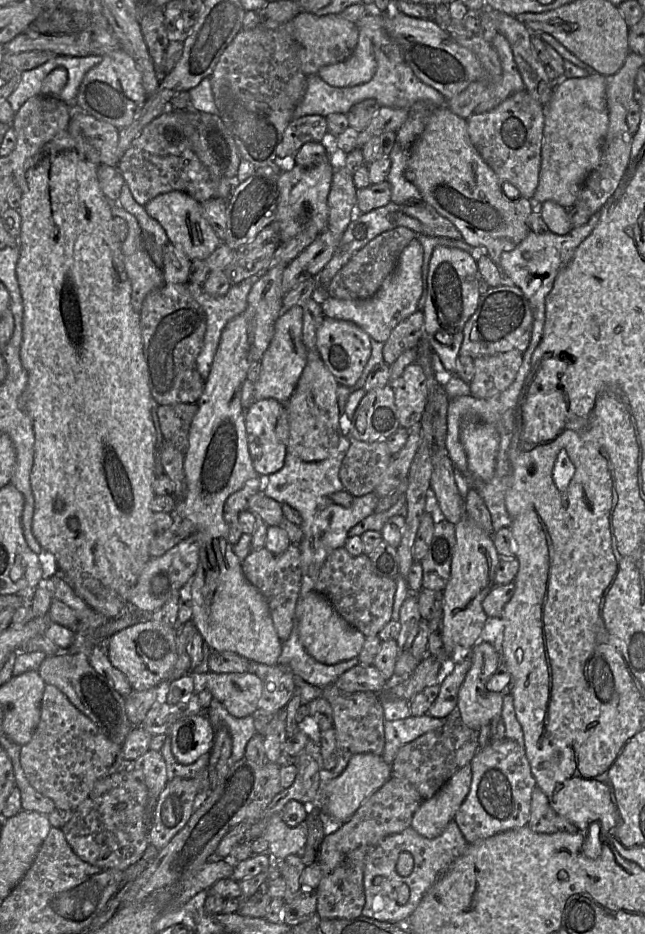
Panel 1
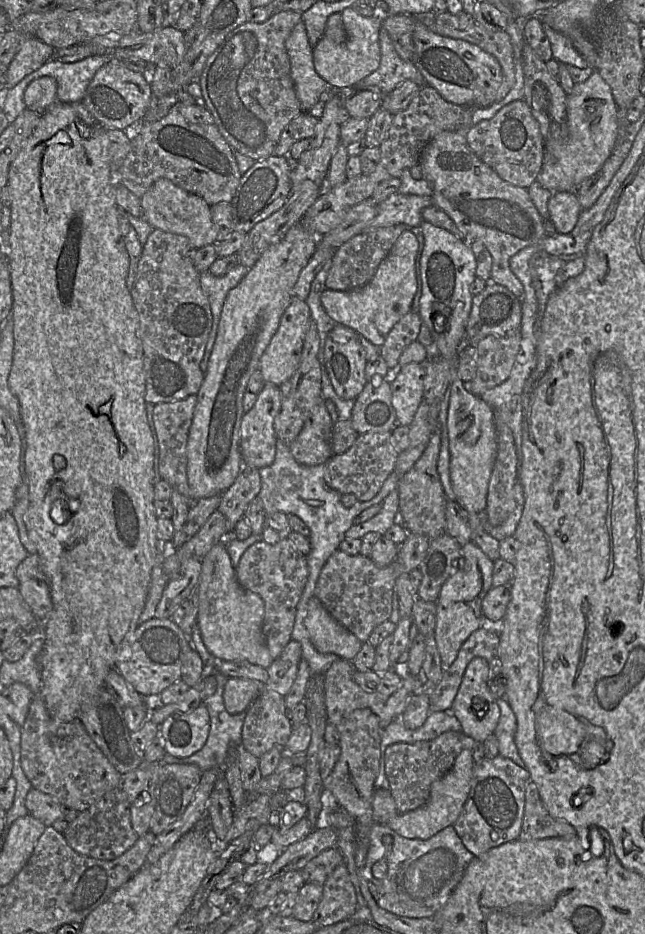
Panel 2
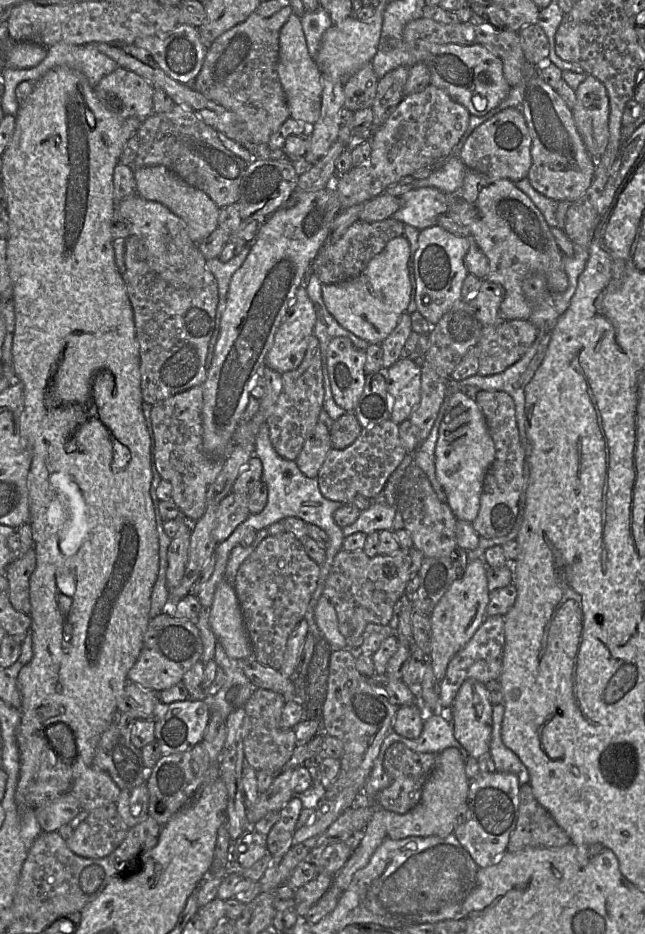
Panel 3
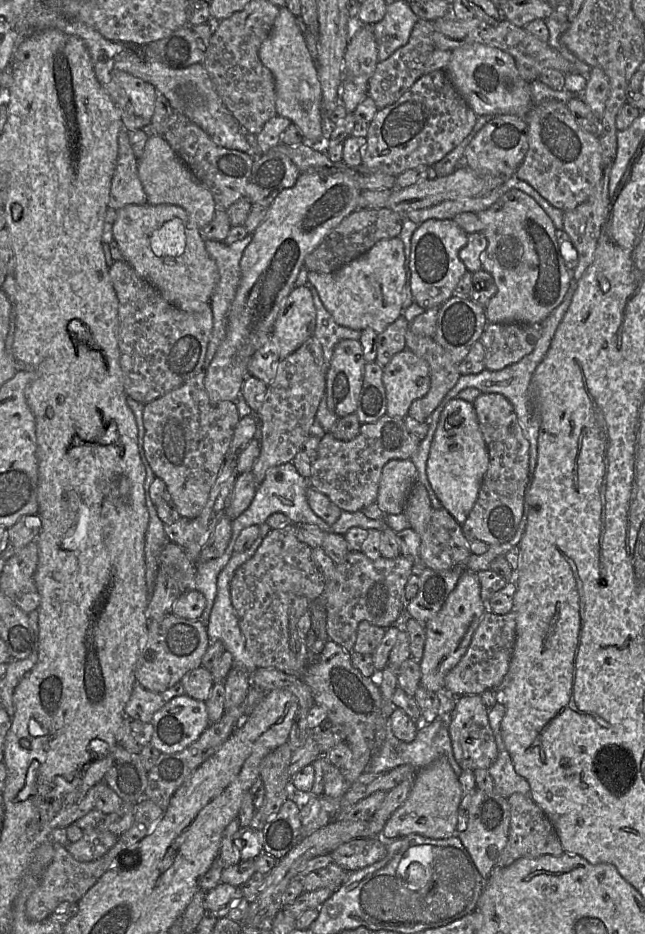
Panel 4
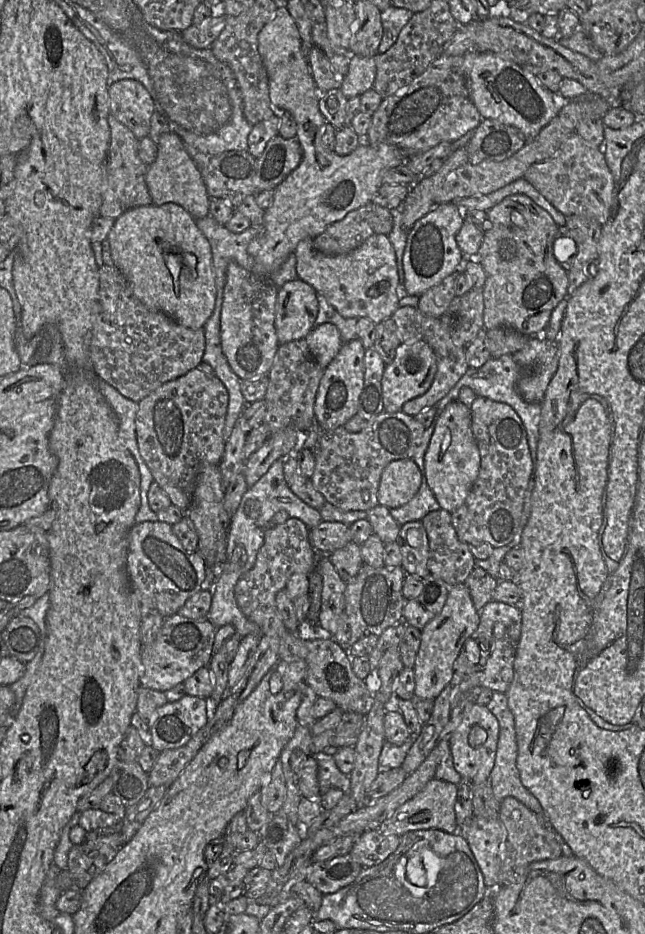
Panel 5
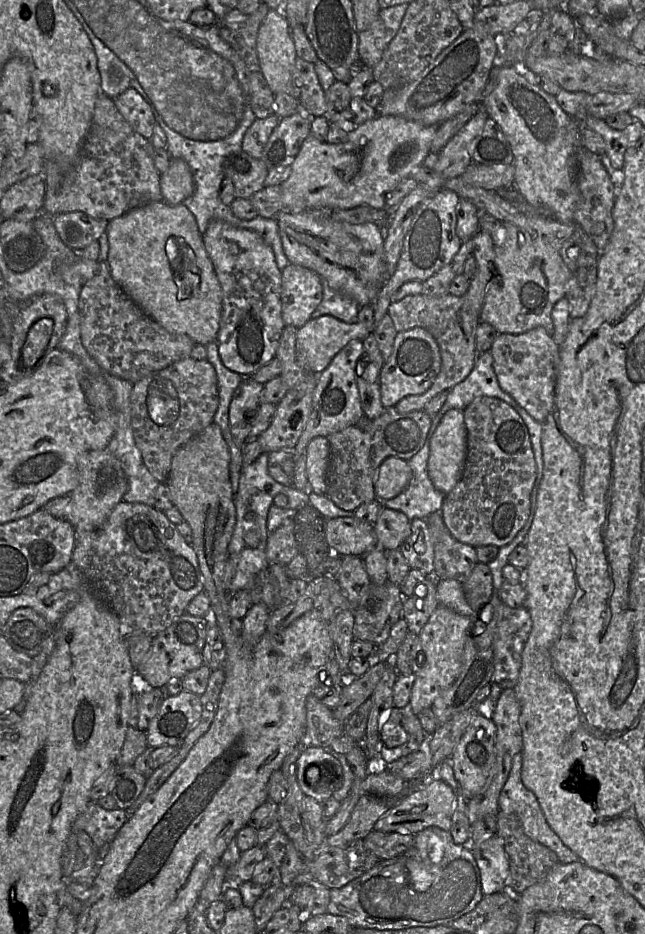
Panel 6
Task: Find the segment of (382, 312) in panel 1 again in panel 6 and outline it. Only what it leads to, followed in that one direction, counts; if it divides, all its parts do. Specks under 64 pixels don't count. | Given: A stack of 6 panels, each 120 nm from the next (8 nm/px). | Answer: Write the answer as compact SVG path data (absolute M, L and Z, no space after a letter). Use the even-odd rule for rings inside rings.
M278 212L275 219L284 254L289 263L316 272L332 289L353 298L359 306L372 304L390 278L384 256L384 232L372 222L351 224L332 220L328 212Z

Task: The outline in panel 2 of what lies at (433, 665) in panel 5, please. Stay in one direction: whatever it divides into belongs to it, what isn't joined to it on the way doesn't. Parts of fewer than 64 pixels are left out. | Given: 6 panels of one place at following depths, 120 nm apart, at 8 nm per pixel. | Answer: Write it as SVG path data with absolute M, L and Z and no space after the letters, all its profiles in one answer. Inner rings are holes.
M472 541L464 544L458 571L443 584L436 601L436 624L434 637L441 658L443 670L456 659L465 640L478 628L482 617L482 600L492 587L494 562Z

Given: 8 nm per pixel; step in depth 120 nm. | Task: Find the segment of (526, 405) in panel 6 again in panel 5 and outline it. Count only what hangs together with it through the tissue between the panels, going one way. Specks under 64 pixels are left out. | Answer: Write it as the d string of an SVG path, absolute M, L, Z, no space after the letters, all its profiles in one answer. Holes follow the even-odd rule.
M542 335L528 336L525 345L512 354L514 361L522 370L516 388L521 397L529 403L542 403L547 387L557 369L558 341L551 341Z

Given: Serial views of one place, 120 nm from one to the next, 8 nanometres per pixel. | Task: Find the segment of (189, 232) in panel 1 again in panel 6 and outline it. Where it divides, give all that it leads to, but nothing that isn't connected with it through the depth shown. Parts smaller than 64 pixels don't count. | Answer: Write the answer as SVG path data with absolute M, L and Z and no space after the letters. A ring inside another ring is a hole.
M171 158L167 170L160 175L162 200L181 204L194 192L194 179L190 166L181 158Z

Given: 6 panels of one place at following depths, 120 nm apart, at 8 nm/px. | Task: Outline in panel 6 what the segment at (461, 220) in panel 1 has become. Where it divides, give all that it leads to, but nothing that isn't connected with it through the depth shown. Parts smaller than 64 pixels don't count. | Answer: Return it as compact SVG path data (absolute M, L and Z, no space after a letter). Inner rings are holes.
M517 214L511 222L503 222L506 229L504 242L495 246L493 272L488 284L480 321L492 325L498 333L521 334L537 327L543 327L548 334L552 334L554 325L552 309L556 302L567 293L567 282L572 272L561 255L563 241L570 237L575 230L574 223L562 223L555 218L542 214Z

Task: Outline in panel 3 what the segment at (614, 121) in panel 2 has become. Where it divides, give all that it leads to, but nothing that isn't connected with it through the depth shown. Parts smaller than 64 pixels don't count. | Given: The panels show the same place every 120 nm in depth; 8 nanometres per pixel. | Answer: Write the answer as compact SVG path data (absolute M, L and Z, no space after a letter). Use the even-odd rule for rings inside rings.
M588 74L578 86L572 115L590 156L597 160L609 142L609 97L605 85Z

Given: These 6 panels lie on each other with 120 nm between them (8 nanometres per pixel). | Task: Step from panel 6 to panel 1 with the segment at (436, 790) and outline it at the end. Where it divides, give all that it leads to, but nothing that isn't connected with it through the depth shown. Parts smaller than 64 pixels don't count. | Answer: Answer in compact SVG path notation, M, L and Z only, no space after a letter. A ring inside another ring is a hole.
M471 765L458 770L430 799L423 800L414 813L411 828L434 839L440 836L467 797L472 779Z

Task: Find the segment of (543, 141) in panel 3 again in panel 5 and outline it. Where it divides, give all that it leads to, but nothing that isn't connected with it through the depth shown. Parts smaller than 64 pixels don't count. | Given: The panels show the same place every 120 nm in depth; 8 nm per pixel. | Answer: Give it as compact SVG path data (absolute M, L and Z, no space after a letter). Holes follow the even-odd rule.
M577 132L564 141L552 157L532 164L523 178L564 216L583 216L604 225L615 213L617 183L607 165L603 149L591 146Z

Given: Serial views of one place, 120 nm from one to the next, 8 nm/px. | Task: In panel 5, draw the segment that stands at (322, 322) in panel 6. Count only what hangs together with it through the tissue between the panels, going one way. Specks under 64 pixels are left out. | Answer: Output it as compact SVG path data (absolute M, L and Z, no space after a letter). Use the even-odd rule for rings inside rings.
M323 323L313 327L305 340L314 359L324 370L343 345L340 332L332 323Z

